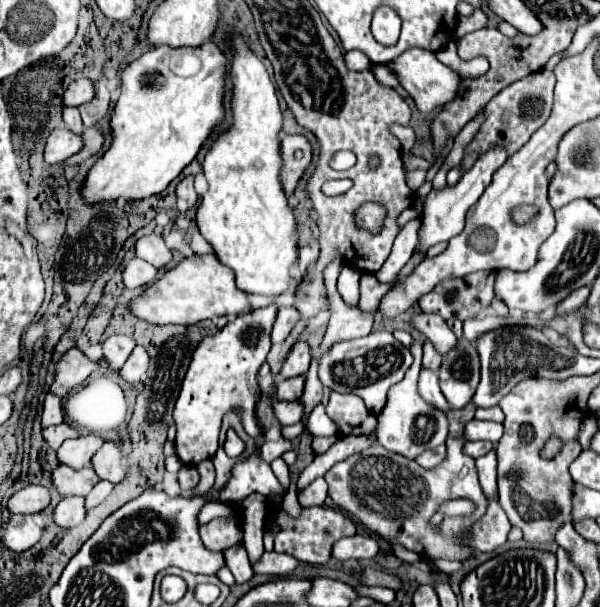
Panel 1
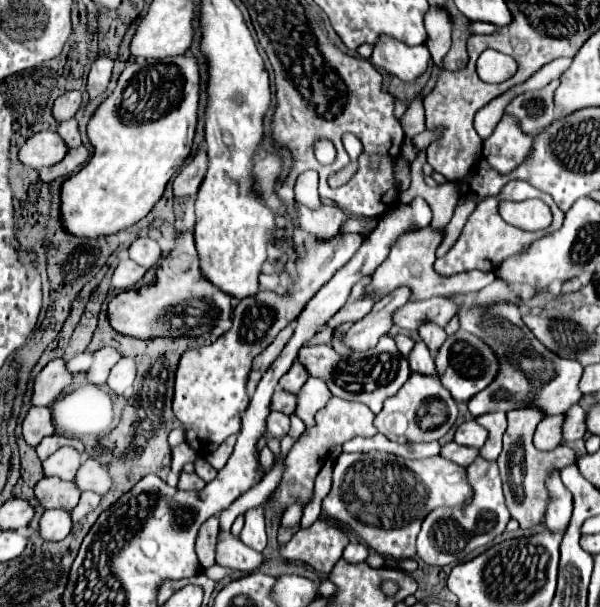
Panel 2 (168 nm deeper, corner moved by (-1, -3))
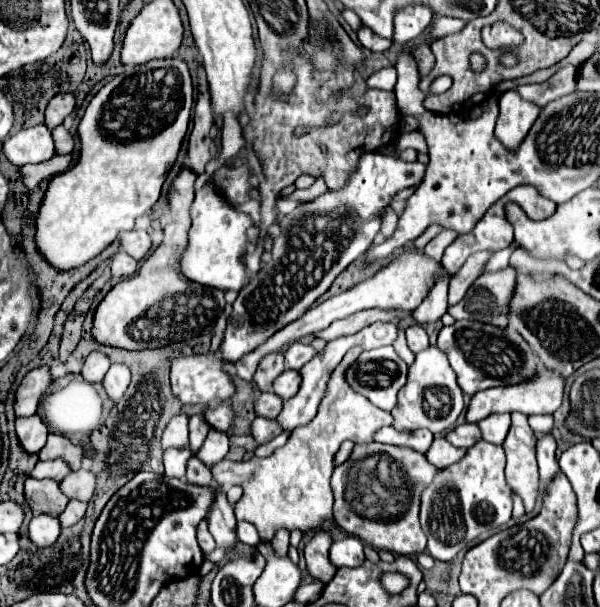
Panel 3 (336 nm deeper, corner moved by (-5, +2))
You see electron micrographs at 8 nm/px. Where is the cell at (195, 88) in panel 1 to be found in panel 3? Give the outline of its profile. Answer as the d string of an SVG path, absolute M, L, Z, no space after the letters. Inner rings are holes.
M179 58L151 60L133 68L131 74L119 74L93 96L77 126L81 140L79 160L67 172L49 180L35 218L35 246L57 272L69 272L71 268L79 268L93 260L121 230L133 230L135 220L151 210L161 196L167 172L177 160L181 142L189 128L191 108L193 84L187 64Z

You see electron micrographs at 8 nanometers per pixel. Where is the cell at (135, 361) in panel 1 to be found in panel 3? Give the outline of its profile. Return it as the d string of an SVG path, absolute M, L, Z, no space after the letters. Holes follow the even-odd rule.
M113 364L113 366L107 370L107 374L105 374L105 378L103 378L101 384L103 384L107 396L109 396L111 400L117 400L117 398L123 396L123 392L125 392L127 386L129 386L129 382L131 382L131 372L129 372L129 368L127 368L125 364Z

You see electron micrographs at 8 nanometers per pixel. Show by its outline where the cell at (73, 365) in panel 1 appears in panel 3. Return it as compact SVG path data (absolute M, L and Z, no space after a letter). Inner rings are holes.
M45 366L31 370L15 390L15 416L33 416L37 412L39 398L47 392L49 384L51 376Z

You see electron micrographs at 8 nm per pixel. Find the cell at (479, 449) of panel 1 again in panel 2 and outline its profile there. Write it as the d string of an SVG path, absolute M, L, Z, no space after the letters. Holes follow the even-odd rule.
M455 441L447 443L441 447L441 455L447 457L449 461L455 461L457 465L471 465L471 461L475 461L475 457L479 455L479 449L475 447L463 447L463 445L457 445Z

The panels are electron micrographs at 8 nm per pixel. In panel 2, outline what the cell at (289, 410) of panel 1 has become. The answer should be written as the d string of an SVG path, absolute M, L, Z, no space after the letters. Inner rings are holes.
M271 411L271 415L267 417L267 433L271 433L273 437L285 437L289 433L289 415L279 413L279 411Z

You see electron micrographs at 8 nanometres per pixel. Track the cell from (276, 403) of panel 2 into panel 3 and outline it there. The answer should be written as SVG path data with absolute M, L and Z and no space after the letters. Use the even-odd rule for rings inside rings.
M267 392L267 394L259 394L255 398L255 404L253 404L253 410L255 410L255 416L263 416L263 418L275 418L279 414L279 408L283 406L283 400L279 396L275 396L273 392Z

